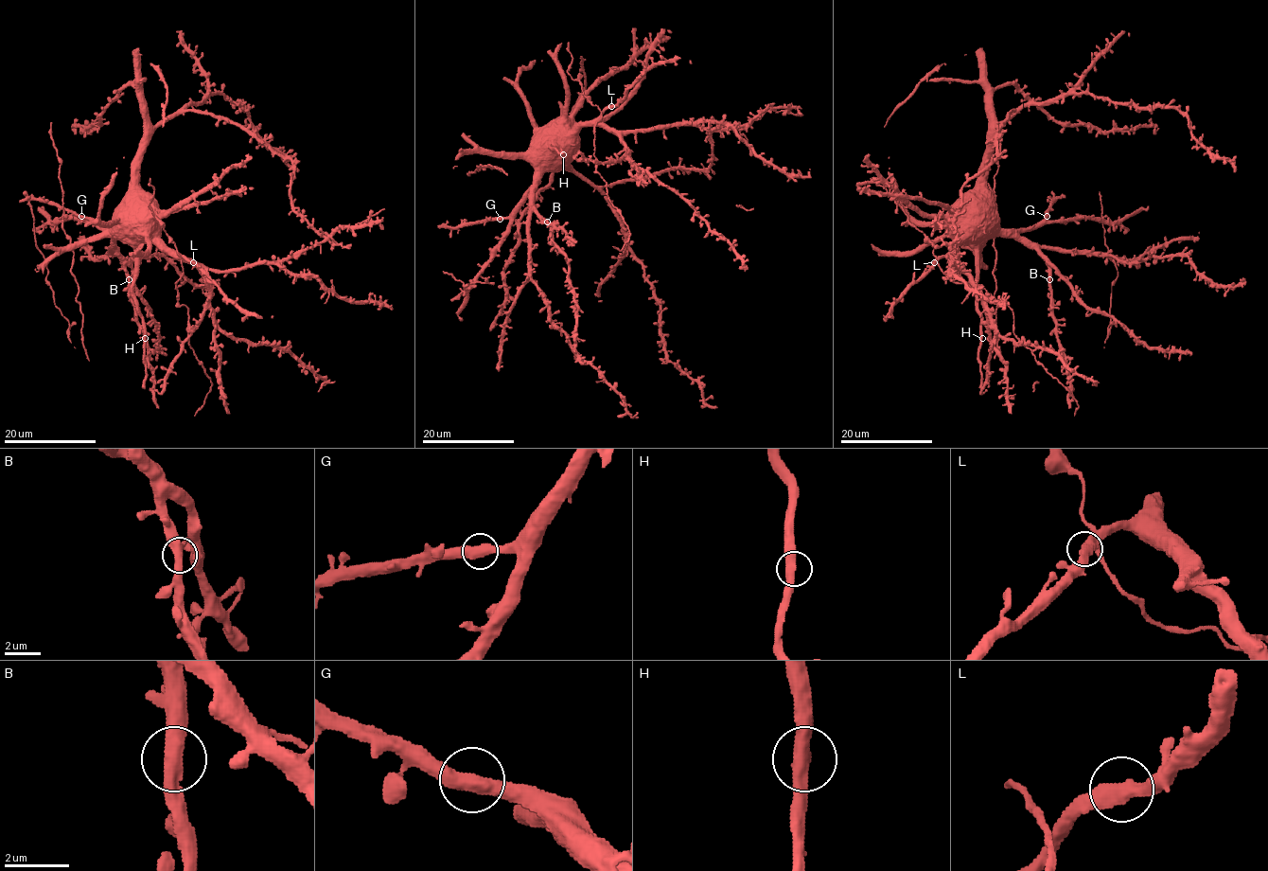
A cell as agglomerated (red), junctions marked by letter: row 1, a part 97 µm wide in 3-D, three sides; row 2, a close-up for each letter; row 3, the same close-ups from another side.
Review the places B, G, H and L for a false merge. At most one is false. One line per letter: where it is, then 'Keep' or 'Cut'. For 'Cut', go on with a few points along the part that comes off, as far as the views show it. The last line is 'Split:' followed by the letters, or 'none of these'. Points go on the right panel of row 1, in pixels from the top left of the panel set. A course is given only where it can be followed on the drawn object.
B: Place: (1049, 279). Cut. Course of the part to remove: (1049, 279), (1053, 317), (1065, 367), (1069, 375), (1070, 408)
G: Place: (1047, 216). Keep
H: Place: (982, 338). Keep
L: Place: (934, 262). Keep
Split: B

